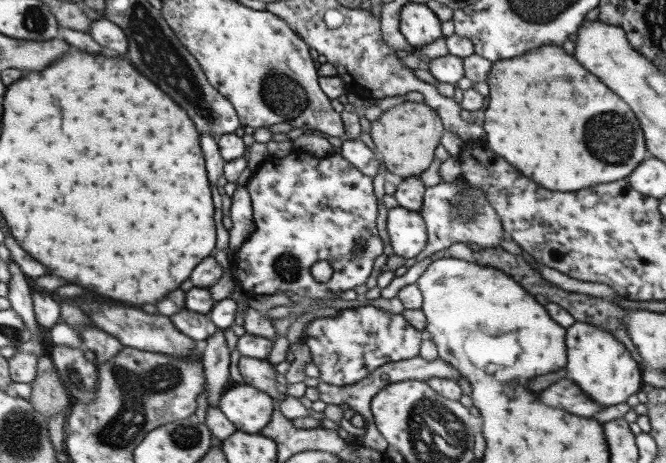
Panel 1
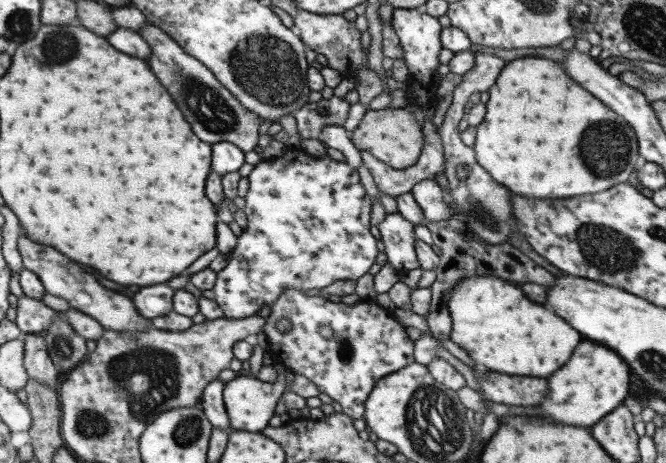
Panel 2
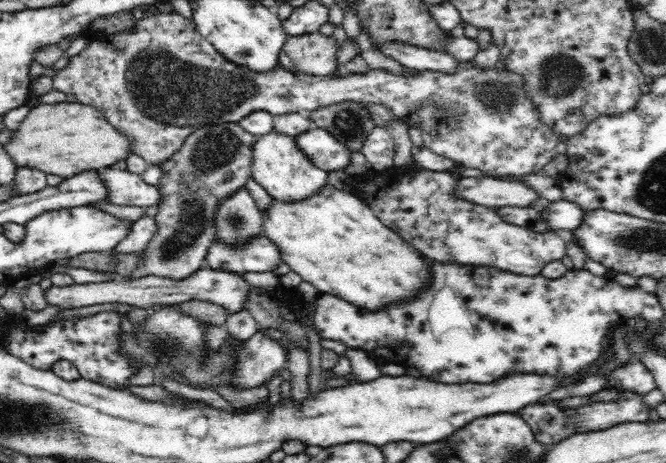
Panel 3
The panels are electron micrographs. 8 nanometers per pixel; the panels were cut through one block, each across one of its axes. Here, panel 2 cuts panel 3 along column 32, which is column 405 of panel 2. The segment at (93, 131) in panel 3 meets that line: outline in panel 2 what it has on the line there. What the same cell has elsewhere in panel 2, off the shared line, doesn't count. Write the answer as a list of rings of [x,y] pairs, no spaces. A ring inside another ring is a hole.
[[[406,106],[367,110],[358,127],[349,135],[350,142],[356,146],[356,150],[373,154],[379,161],[398,170],[416,164],[424,146],[423,126]]]

